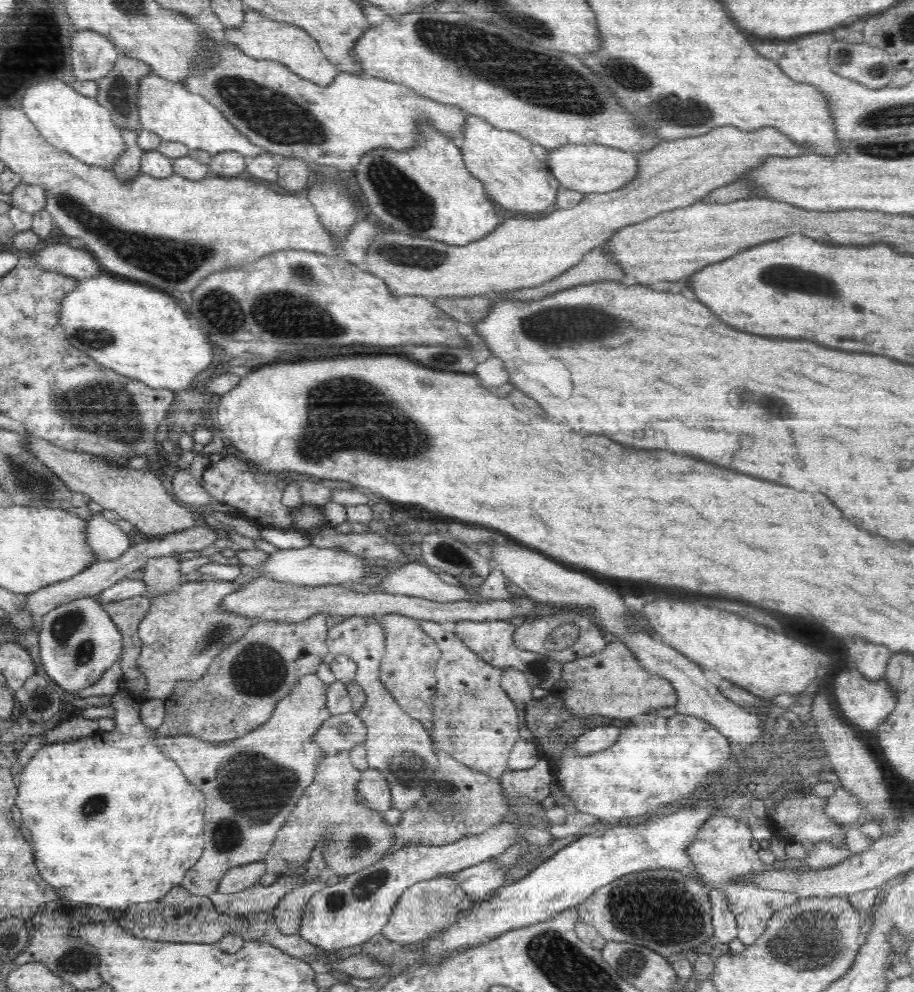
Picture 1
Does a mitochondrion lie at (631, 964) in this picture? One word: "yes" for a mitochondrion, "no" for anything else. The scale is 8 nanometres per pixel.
yes

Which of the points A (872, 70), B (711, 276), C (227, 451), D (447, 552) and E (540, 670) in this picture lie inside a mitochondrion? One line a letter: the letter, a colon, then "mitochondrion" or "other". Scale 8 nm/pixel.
A: mitochondrion
B: other
C: other
D: mitochondrion
E: mitochondrion

